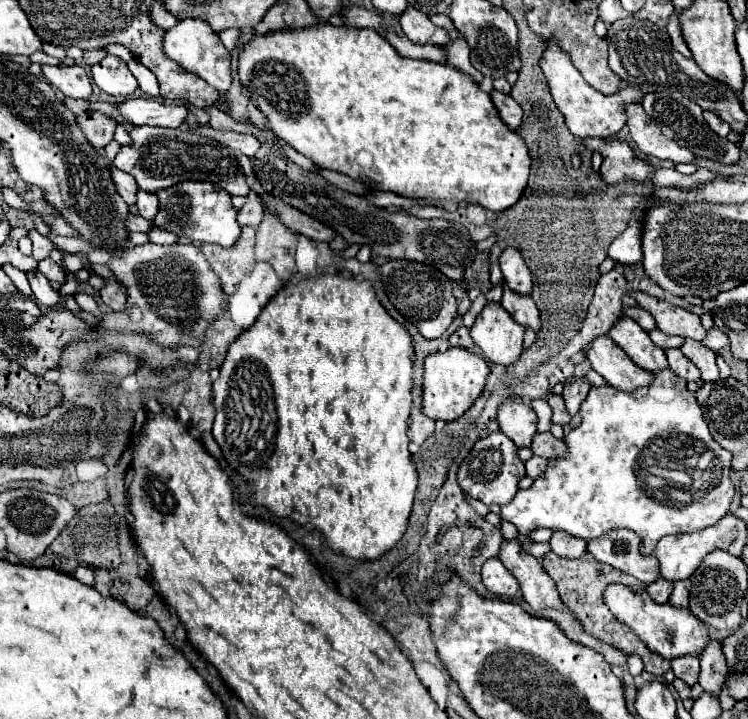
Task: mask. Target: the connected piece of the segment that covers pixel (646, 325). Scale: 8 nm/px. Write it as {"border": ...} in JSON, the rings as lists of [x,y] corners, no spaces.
{"border":[[[640,306],[624,308],[624,316],[628,316],[628,318],[632,318],[632,320],[636,320],[644,330],[652,330],[652,328],[656,328],[654,318],[648,314],[648,310],[644,310],[644,308],[640,308]]]}

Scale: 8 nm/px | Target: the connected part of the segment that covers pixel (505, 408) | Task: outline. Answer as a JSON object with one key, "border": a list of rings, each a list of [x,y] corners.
{"border":[[[506,398],[498,406],[496,422],[500,432],[504,432],[518,448],[530,446],[532,436],[536,434],[536,414],[522,398]]]}

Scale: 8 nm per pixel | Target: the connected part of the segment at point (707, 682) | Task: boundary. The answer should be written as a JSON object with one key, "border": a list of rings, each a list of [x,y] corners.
{"border":[[[712,640],[700,654],[700,680],[698,684],[704,692],[712,696],[720,696],[720,690],[726,682],[726,658],[722,654],[722,644]]]}

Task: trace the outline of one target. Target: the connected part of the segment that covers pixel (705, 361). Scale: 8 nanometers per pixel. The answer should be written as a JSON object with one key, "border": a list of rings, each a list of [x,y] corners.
{"border":[[[686,340],[686,344],[680,348],[684,356],[688,356],[690,362],[694,362],[700,372],[702,372],[702,380],[704,382],[714,382],[718,380],[718,366],[716,366],[716,354],[702,346],[700,342],[696,340]]]}

